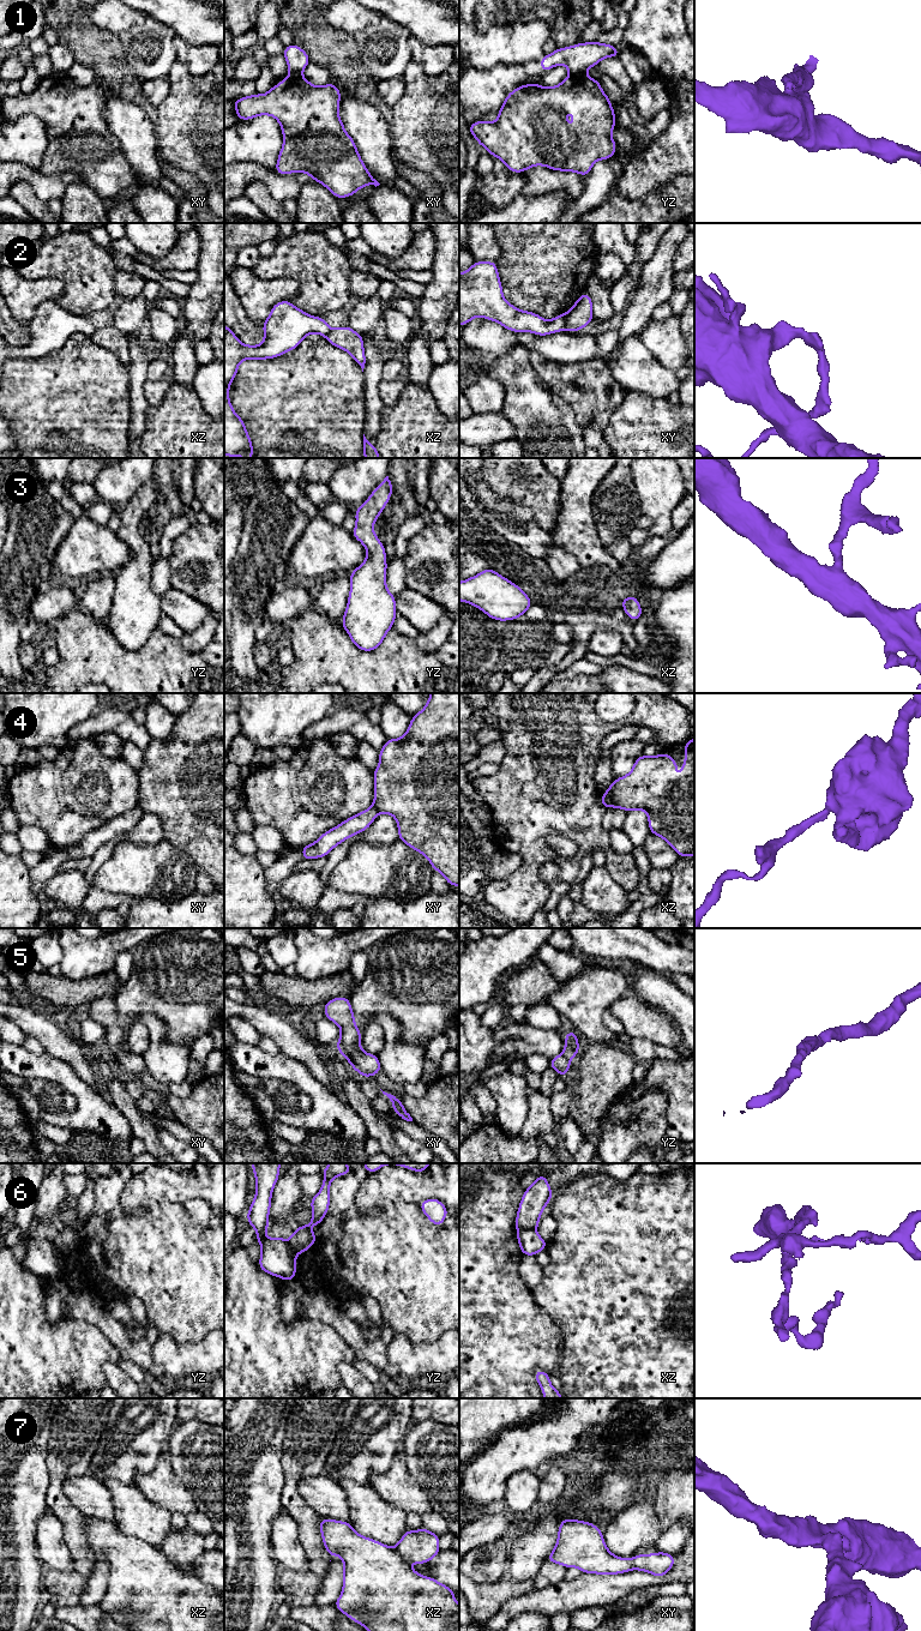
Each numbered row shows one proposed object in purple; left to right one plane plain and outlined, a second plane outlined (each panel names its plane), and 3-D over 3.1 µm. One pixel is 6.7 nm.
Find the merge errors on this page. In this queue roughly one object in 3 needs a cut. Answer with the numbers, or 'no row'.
1, 2, 4, 6, 7

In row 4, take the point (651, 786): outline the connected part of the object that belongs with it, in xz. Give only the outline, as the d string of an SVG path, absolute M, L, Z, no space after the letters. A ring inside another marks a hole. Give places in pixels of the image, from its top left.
M694 736L692 741L684 742L686 750L681 780L675 778L676 760L667 753L654 757L640 754L628 775L621 776L612 782L606 794L612 800L612 807L618 807L625 812L640 810L648 814L649 830L651 835L662 837L679 855L694 856Z

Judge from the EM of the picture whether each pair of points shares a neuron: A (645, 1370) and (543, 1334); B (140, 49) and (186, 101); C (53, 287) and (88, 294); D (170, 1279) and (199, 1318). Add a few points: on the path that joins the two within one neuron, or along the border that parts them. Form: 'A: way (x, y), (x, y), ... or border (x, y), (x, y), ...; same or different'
A: border (549, 1316), (559, 1328), (563, 1337), (558, 1368); different
B: border (176, 60), (166, 76); different
C: border (36, 278), (58, 278), (64, 287), (62, 295); different
D: way (180, 1288), (186, 1294), (186, 1303), (190, 1308); same

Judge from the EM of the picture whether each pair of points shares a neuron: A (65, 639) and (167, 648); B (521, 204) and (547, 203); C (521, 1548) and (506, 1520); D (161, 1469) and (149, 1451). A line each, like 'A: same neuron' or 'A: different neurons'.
A: same neuron
B: same neuron
C: different neurons
D: different neurons

